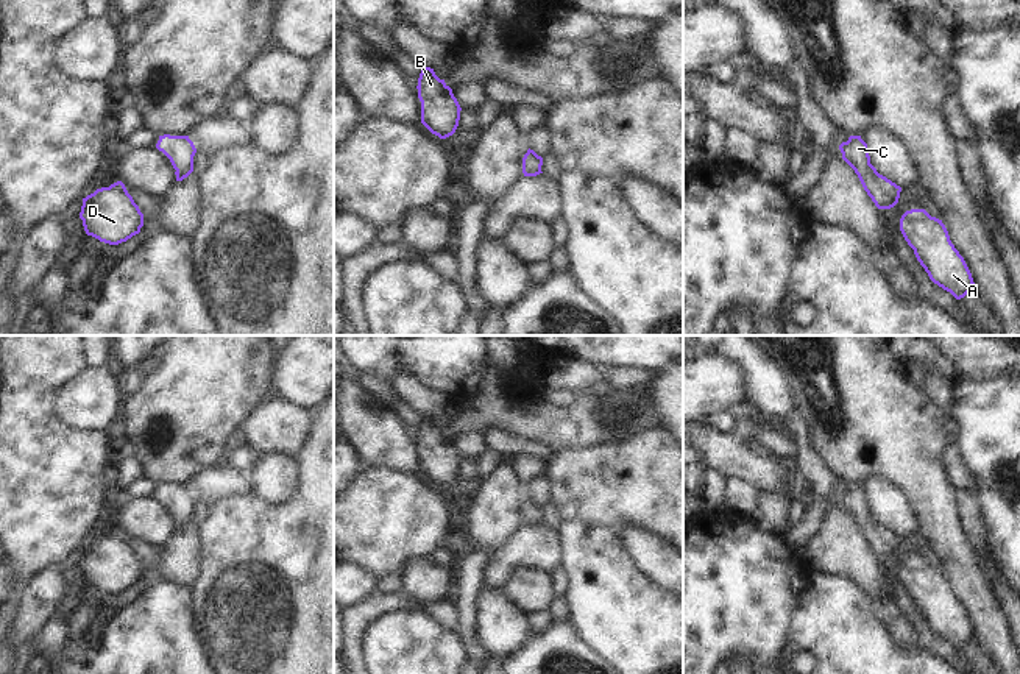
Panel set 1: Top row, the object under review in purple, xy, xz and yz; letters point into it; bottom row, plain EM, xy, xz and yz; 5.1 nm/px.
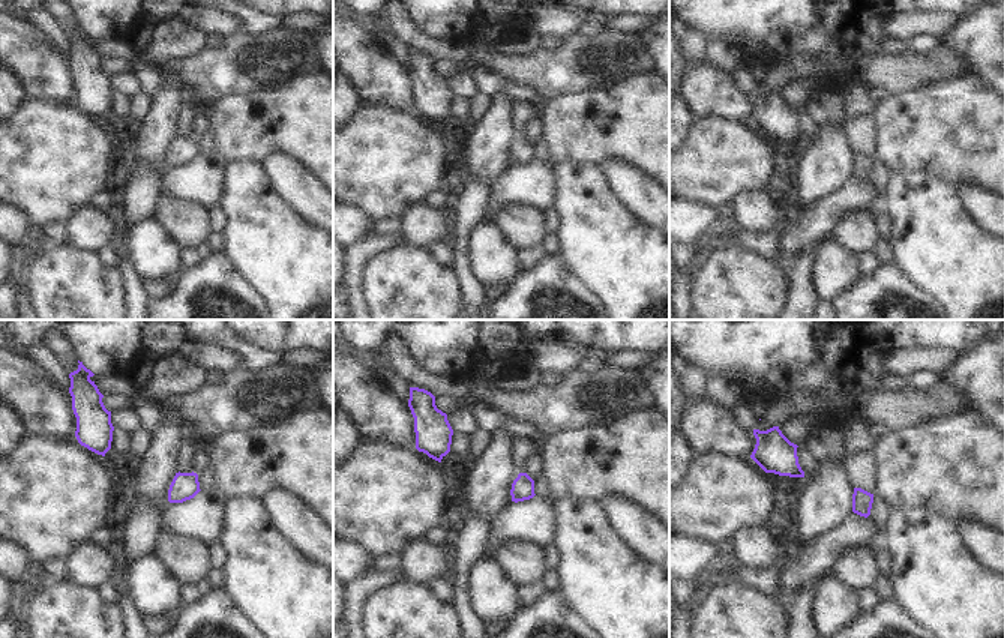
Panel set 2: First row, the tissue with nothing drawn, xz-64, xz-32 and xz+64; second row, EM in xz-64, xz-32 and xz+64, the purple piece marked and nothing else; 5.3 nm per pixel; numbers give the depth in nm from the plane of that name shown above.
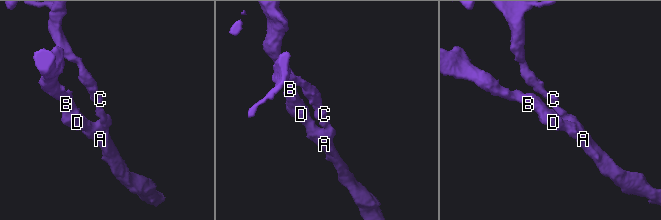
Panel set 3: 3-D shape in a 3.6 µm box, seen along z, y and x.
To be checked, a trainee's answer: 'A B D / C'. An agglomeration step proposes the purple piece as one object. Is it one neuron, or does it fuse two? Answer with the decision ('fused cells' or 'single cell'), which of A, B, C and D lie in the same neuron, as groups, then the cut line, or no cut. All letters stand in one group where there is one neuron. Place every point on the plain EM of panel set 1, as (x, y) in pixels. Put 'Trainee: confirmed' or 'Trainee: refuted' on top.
Trainee: refuted
single cell | A B C D | no cut

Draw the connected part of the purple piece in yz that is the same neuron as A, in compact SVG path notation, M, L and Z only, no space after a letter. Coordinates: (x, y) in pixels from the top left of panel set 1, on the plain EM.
M911 559L901 565L900 580L934 633L956 649L975 638L972 623L951 593L942 569L931 566L925 559Z

